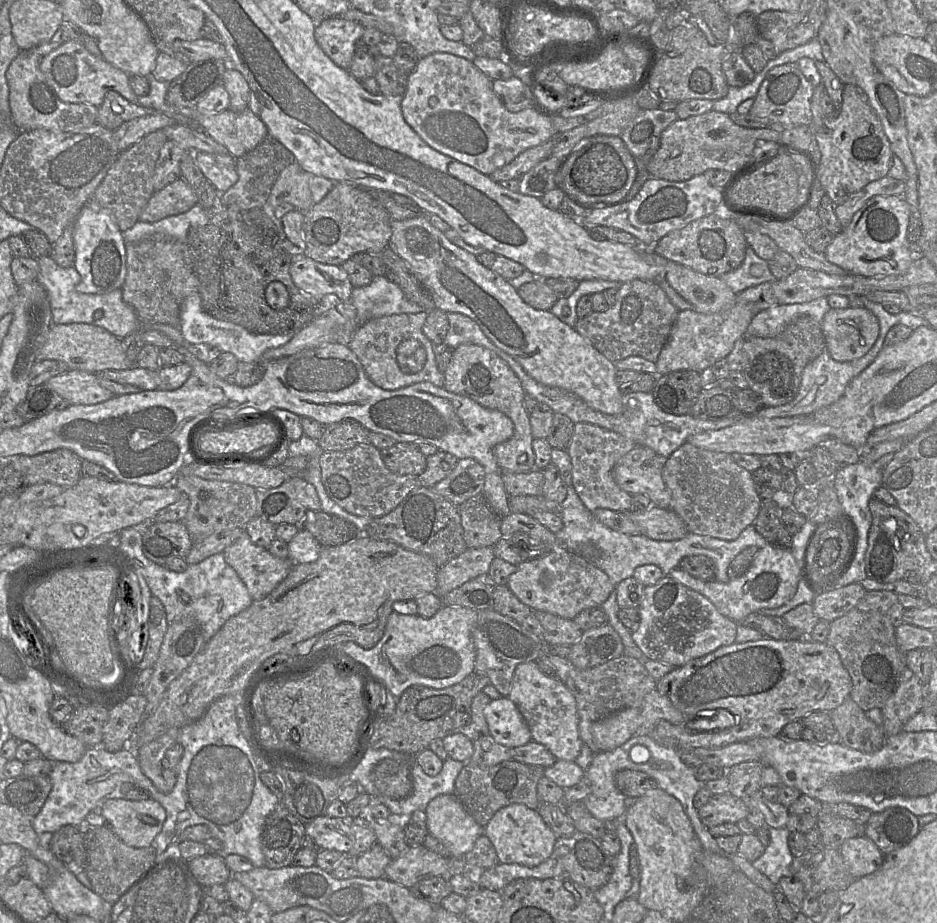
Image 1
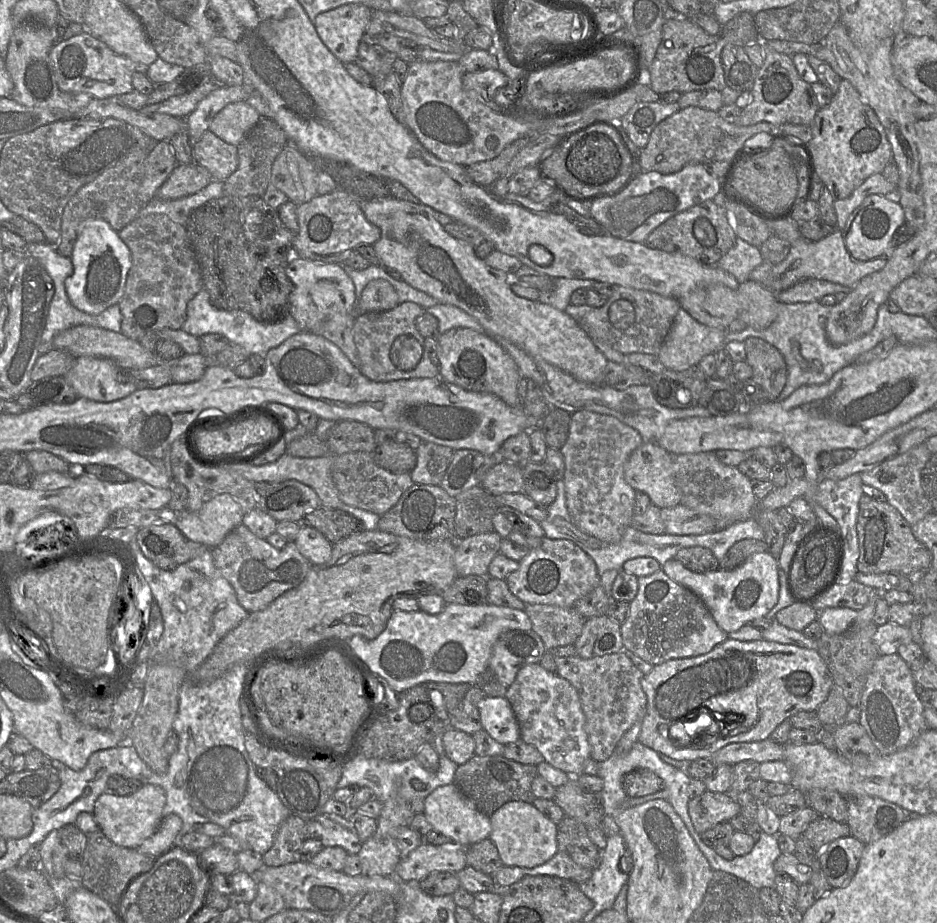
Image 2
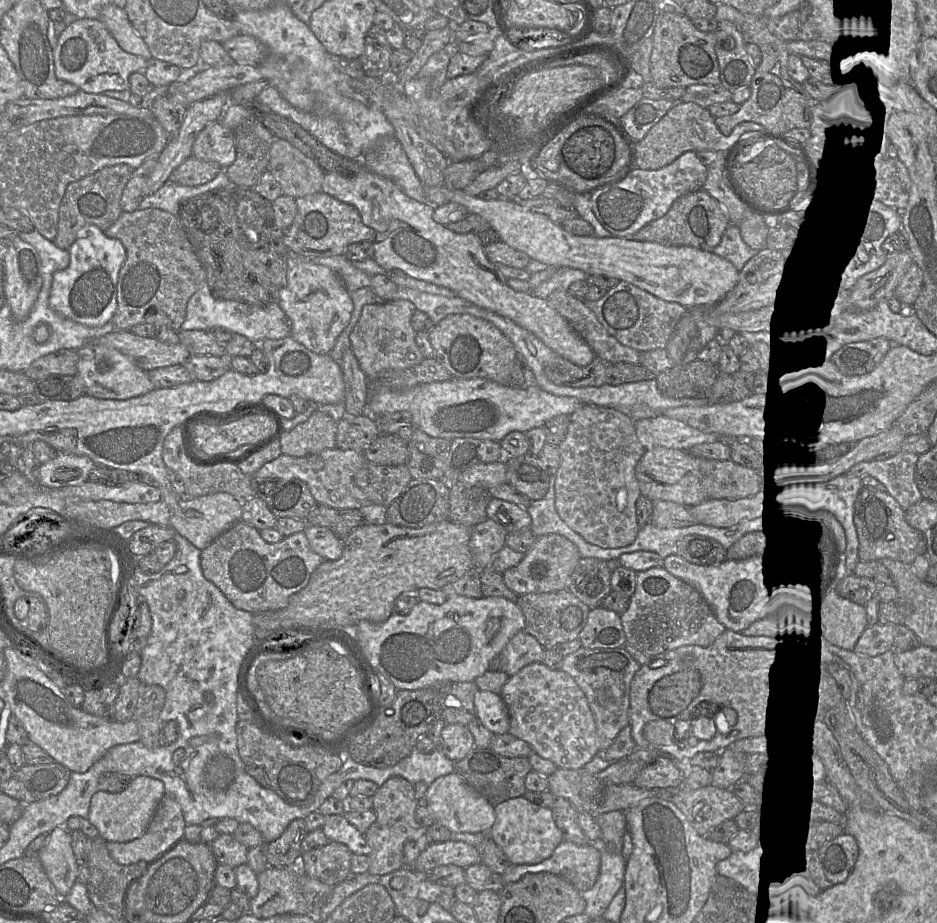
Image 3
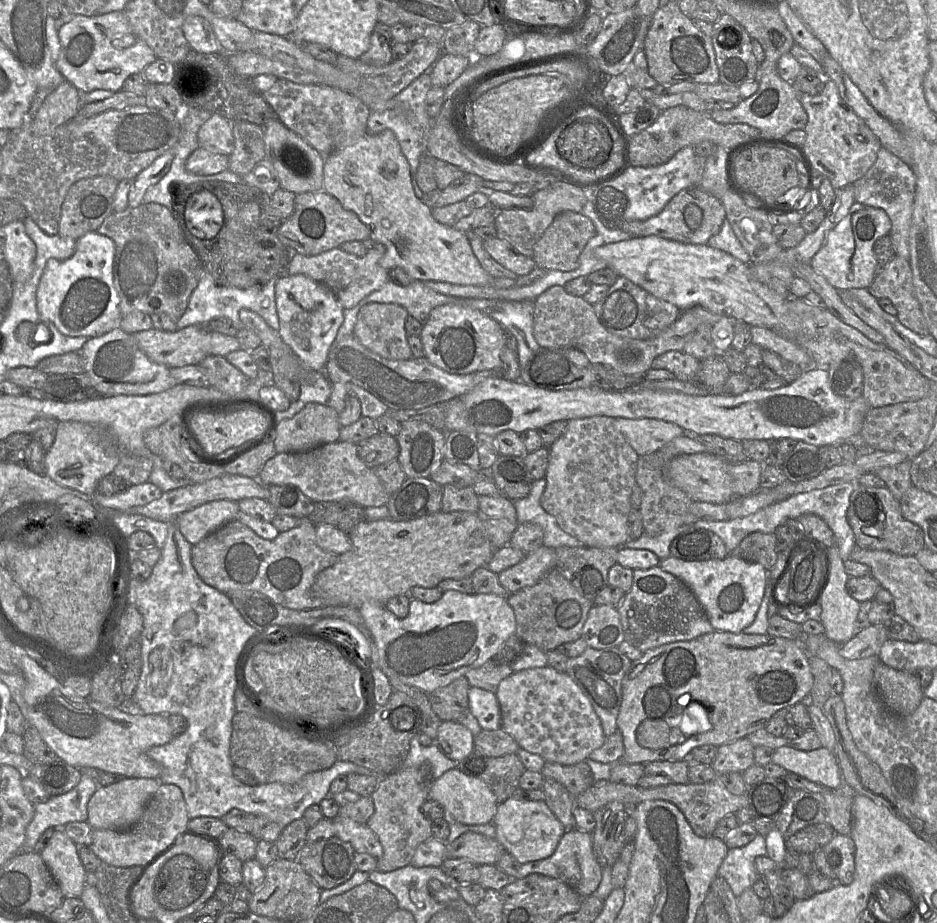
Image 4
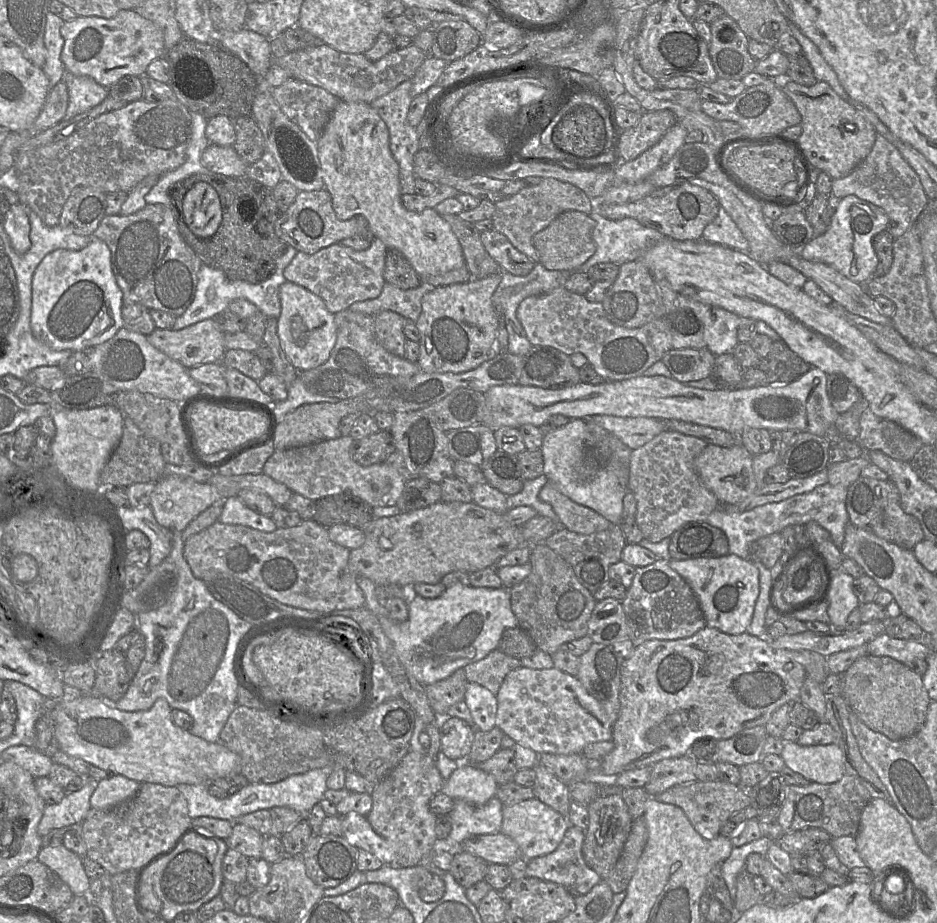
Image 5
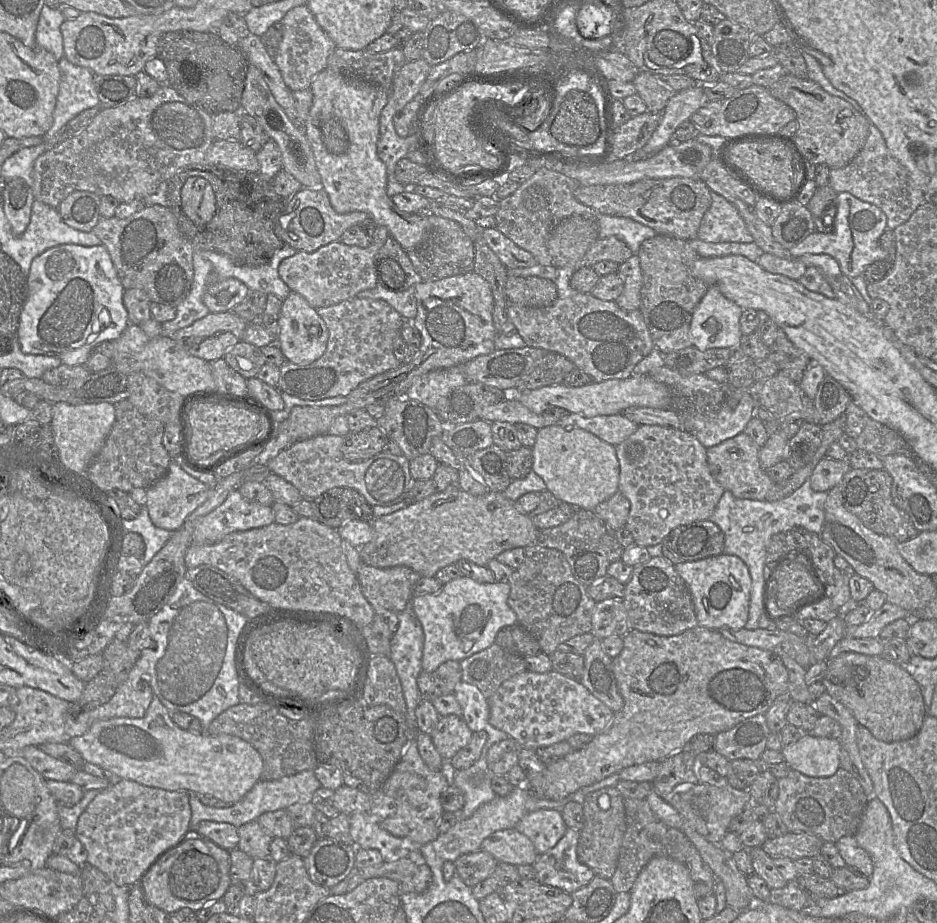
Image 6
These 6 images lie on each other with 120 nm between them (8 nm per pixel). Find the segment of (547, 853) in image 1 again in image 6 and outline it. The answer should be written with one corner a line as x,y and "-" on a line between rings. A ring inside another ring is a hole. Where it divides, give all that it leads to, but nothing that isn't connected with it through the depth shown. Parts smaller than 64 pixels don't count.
539,809
526,814
515,829
527,836
538,855
553,848
566,833
568,827
559,809

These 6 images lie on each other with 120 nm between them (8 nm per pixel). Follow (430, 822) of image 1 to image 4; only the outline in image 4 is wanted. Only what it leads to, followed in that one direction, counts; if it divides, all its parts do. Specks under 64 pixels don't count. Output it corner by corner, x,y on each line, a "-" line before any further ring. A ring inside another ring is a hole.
458,768
450,769
434,780
428,790
428,798
442,805
449,818
465,825
493,822
498,806
495,795
485,782
463,773

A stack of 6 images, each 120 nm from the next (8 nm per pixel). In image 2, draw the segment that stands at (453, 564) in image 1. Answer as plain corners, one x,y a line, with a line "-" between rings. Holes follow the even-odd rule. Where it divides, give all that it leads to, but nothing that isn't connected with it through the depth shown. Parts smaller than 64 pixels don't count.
496,531
456,539
454,563
458,577
488,575
491,561
500,553
501,539

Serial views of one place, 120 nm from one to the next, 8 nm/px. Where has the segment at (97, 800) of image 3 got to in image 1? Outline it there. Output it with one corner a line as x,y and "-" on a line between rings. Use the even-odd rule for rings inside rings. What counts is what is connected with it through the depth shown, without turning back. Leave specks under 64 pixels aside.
106,798
99,806
98,811
107,821
107,826
128,846
144,848
152,844
161,831
166,819
164,807
156,800
133,801
124,798

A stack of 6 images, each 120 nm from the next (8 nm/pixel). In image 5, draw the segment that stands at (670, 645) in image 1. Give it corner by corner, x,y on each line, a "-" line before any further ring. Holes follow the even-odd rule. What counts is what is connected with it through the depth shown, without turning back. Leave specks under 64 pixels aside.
658,558
648,566
636,567
632,584
621,602
628,638
635,646
652,639
688,638
707,626
696,594
686,580
670,567
669,559

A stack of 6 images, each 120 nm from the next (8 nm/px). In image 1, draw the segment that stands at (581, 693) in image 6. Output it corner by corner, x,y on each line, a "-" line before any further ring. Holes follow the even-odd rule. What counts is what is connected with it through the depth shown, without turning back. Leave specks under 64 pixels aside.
536,661
525,662
516,666
507,697
524,717
532,741
544,745
557,760
576,760
584,743
578,732
576,700
564,683
558,678
546,676
538,668

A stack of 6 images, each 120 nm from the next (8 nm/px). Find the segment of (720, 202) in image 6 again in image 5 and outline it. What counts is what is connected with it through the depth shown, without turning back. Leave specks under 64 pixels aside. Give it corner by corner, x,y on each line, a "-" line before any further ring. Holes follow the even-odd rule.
721,206
716,218
704,228
701,240
743,251
749,256
748,241

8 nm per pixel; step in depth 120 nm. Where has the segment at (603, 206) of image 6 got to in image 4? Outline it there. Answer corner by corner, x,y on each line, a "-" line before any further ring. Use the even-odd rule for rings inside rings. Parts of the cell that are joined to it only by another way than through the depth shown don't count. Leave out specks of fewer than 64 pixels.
690,186
678,192
660,213
646,220
632,220
620,225
620,230
634,237
658,236
685,244
707,244
717,234
726,219
721,201
699,186

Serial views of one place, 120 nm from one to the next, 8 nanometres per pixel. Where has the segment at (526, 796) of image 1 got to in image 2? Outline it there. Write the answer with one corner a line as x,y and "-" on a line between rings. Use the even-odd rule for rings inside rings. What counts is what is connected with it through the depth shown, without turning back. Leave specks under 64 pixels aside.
474,755
462,765
458,765
454,774
454,784
469,798
476,809
491,817
502,805
511,801
523,801
531,803
536,798
531,785
538,776
537,766
522,764
501,756

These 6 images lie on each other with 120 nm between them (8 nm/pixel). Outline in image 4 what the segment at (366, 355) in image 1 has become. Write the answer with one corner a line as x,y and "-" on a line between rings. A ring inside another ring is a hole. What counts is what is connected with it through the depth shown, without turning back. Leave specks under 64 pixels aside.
370,303
363,306
353,334
371,352
390,360
413,358
405,322
409,313
394,303

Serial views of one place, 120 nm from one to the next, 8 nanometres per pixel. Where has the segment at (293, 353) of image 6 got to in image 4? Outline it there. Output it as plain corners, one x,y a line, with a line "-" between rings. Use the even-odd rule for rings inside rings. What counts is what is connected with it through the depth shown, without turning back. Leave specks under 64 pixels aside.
302,274
282,275
275,285
275,302
279,318
278,334
311,371
323,371
329,351
344,321
344,308
325,285

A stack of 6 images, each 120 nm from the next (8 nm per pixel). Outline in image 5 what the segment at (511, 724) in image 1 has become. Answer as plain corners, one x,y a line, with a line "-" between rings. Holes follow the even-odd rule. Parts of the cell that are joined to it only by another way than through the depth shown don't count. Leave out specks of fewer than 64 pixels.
468,682
464,696
476,730
490,731
495,726
497,699
488,689
478,683

